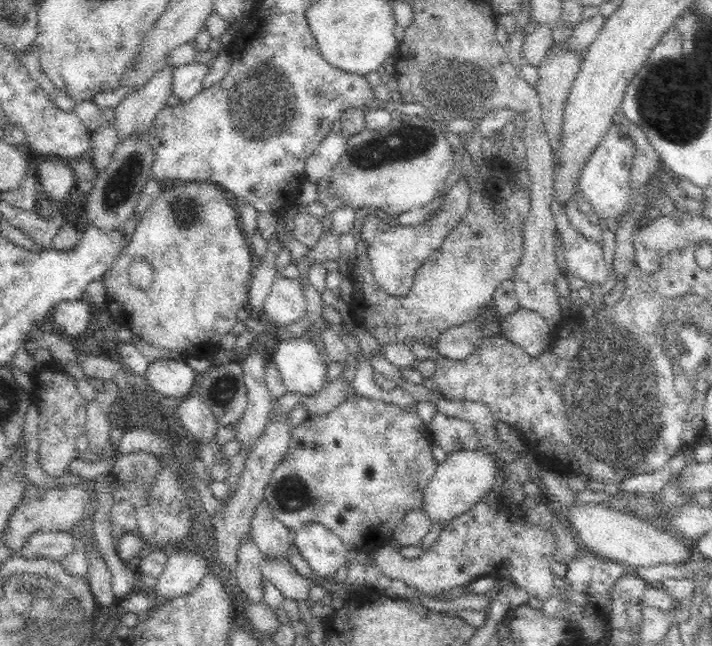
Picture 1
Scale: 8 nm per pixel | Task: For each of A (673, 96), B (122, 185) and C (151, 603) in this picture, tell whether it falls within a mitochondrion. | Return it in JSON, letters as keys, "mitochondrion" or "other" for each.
{"A":"mitochondrion","B":"mitochondrion","C":"other"}

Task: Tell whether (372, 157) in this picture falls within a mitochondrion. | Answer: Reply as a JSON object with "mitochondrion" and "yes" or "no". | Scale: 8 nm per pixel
{"mitochondrion":"yes"}

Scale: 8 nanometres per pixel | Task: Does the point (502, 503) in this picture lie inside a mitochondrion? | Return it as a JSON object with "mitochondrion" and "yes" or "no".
{"mitochondrion":"no"}

